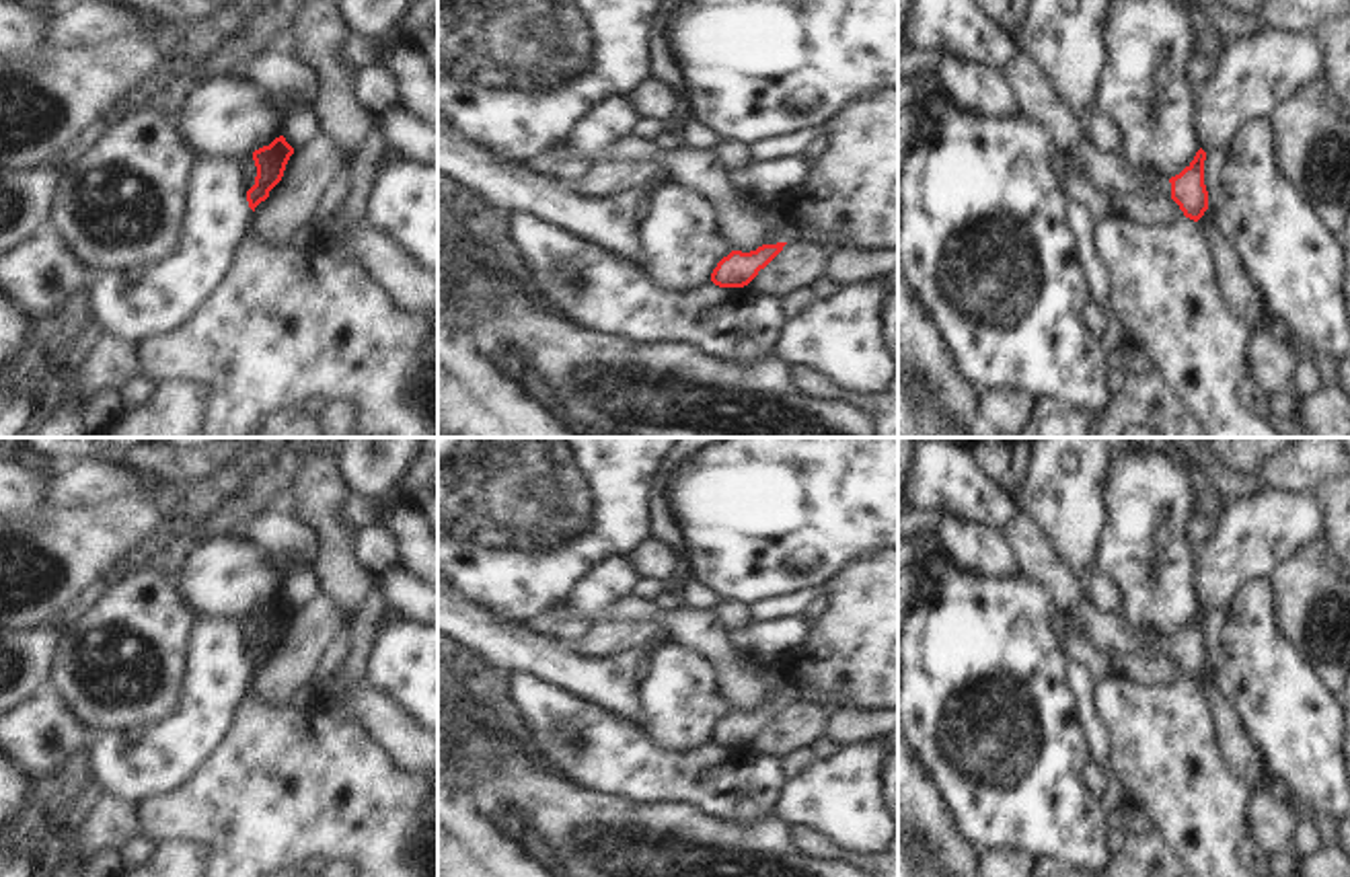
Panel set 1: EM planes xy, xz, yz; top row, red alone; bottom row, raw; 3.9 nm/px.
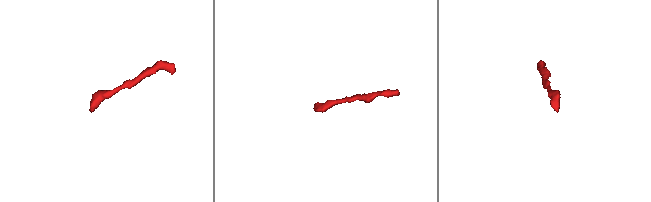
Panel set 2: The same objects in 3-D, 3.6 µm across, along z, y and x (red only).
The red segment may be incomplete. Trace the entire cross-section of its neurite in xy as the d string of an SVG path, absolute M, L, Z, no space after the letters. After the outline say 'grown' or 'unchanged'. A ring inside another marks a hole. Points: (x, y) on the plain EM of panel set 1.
M284 596L275 598L269 606L263 606L253 612L257 626L255 645L247 651L249 668L255 668L269 657L269 651L282 641L286 624L294 608L286 602Z; unchanged

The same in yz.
M1200 608L1194 620L1175 637L1161 637L1145 647L1145 657L1171 657L1186 678L1198 682L1208 670L1208 651L1204 645L1206 612Z; grown

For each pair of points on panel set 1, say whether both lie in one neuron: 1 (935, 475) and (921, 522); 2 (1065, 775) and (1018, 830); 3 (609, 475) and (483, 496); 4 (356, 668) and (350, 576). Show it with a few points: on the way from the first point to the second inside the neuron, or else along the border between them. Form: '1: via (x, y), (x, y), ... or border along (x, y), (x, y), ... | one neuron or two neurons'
1: border along (919, 508), (940, 518) | two neurons
2: via (1051, 789), (1024, 816) | one neuron
3: via (578, 475), (514, 475) | one neuron
4: border along (372, 586), (356, 615) | two neurons

